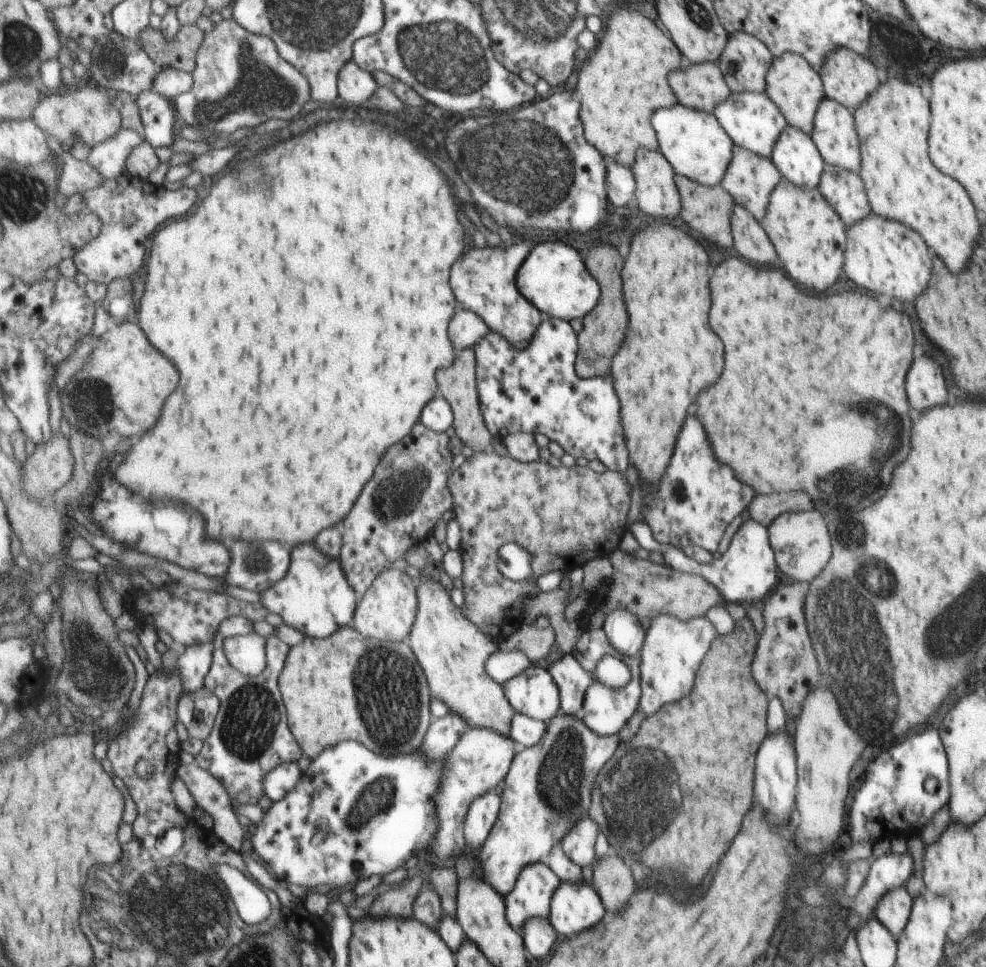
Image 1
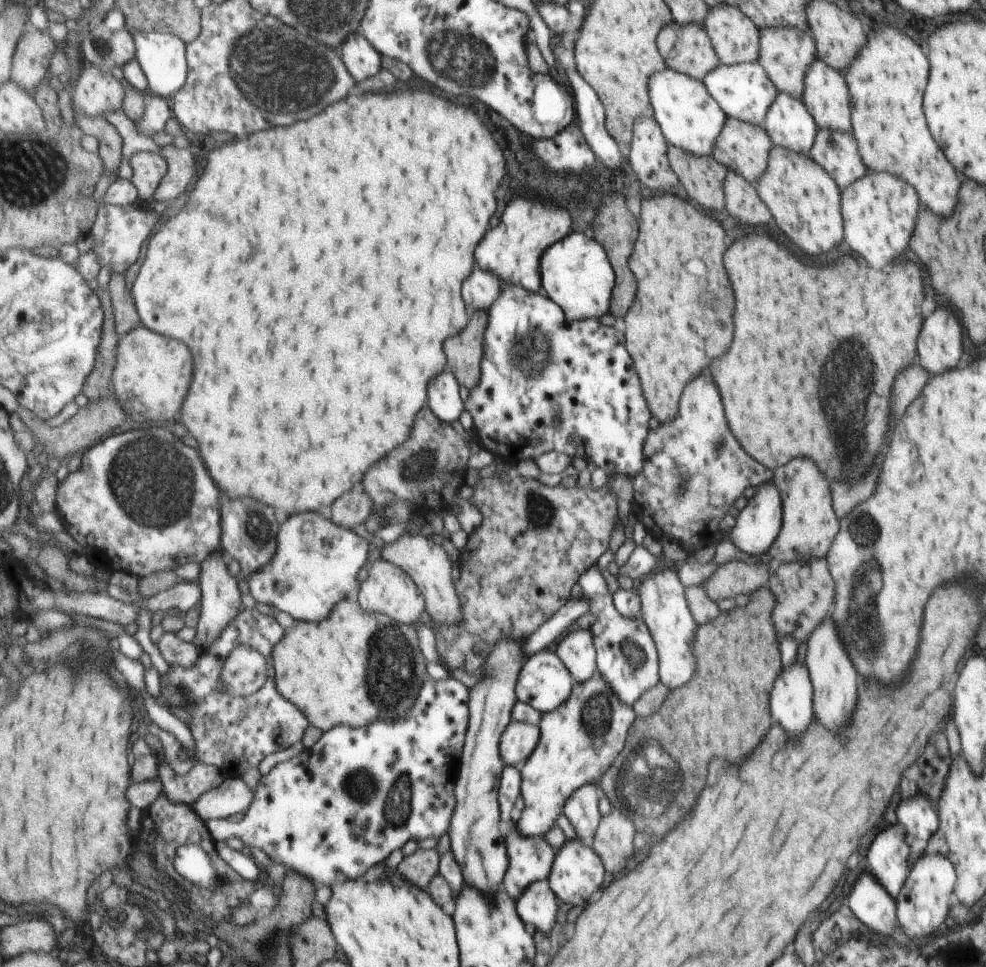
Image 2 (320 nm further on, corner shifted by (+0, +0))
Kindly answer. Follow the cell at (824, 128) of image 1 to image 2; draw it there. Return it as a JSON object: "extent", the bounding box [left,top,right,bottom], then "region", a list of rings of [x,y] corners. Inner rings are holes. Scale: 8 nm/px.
{"extent":[800,59,851,132],"region":[[[821,59],[812,60],[805,69],[800,99],[818,126],[817,129],[851,132],[851,102],[847,102],[851,98],[847,96],[848,86],[845,86],[846,80],[843,80],[843,77],[837,69],[830,67]]]}

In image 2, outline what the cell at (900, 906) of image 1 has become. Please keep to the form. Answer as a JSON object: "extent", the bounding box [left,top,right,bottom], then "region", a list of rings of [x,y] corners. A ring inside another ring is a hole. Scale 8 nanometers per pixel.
{"extent":[866,823,909,898],"region":[[[896,823],[887,825],[873,838],[866,854],[866,862],[875,880],[886,888],[895,898],[901,885],[907,880],[907,854],[909,847],[904,840],[905,834]]]}

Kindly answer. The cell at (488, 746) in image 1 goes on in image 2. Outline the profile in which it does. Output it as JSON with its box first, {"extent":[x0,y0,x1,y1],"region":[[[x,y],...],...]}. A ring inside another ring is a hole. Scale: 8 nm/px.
{"extent":[500,720,540,766],"region":[[[512,720],[500,744],[506,766],[523,766],[540,744],[540,734],[540,725]]]}

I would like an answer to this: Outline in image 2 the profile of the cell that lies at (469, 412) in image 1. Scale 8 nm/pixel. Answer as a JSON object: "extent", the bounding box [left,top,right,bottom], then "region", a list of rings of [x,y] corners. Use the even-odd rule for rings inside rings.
{"extent":[445,309,490,391],"region":[[[487,309],[474,310],[470,315],[471,317],[467,328],[457,334],[457,336],[449,338],[449,342],[445,342],[445,352],[447,352],[448,369],[455,373],[455,376],[461,385],[467,387],[467,389],[471,391],[481,380],[485,335],[488,332],[490,318],[489,310]]]}

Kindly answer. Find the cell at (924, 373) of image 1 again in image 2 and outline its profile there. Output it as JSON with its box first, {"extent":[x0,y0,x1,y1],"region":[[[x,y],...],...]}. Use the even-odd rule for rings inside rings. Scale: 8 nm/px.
{"extent":[917,307,962,376],"region":[[[947,307],[935,308],[925,318],[925,326],[921,329],[917,341],[919,364],[927,370],[930,376],[933,376],[959,366],[959,358],[961,358],[962,353],[961,326],[959,326],[955,314],[951,310],[947,310]]]}

